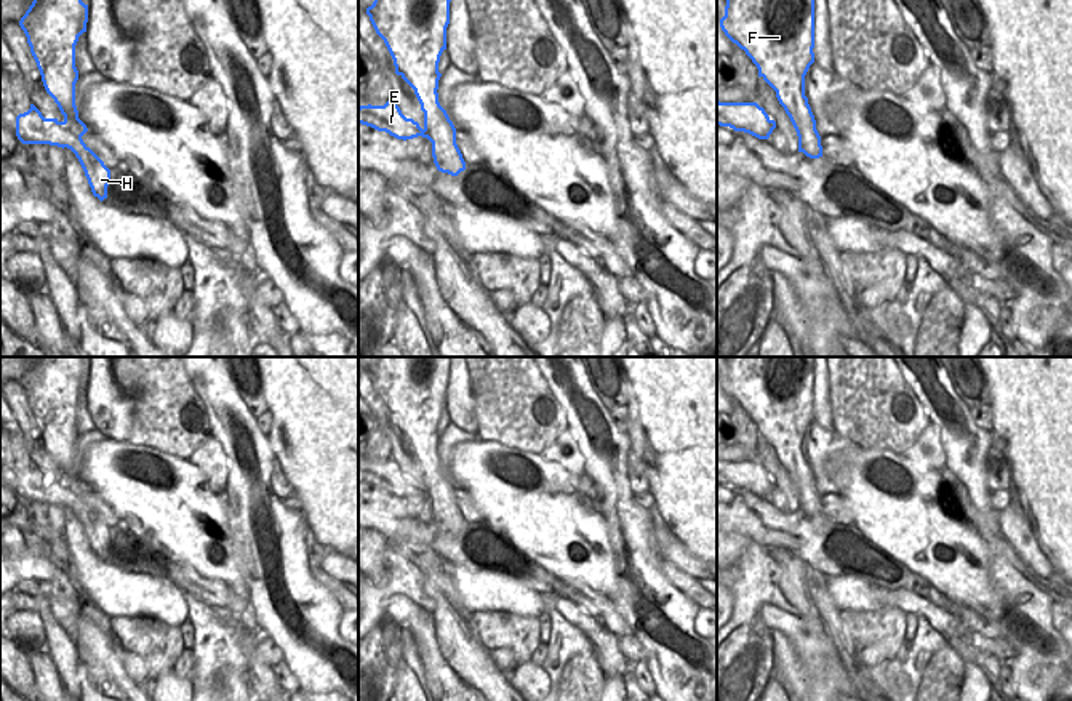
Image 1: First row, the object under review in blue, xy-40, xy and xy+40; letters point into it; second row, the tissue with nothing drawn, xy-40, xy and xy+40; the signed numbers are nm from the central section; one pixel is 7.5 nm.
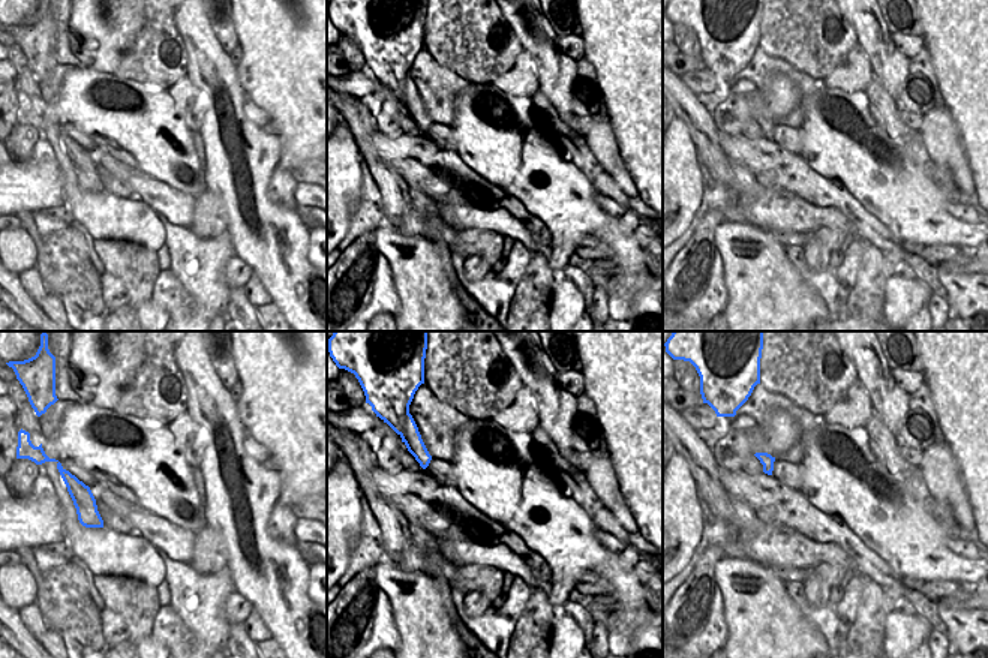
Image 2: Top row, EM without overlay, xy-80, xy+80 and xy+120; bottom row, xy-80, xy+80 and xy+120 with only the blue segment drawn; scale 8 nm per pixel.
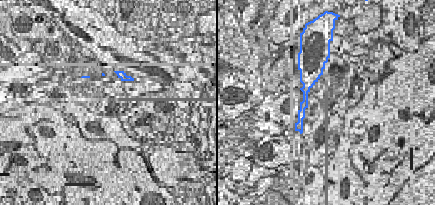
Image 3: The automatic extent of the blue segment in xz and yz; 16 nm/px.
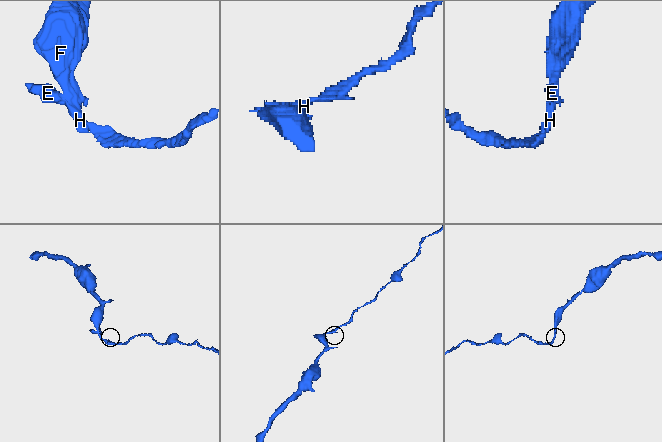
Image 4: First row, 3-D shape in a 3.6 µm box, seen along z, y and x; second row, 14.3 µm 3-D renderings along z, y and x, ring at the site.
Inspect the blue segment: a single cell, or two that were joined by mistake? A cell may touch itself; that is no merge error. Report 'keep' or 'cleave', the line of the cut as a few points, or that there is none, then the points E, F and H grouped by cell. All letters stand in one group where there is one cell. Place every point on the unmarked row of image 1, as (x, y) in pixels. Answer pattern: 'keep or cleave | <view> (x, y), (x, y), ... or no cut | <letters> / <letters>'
cleave | xy+40 (804, 452), (794, 466), (784, 466) | E H / F

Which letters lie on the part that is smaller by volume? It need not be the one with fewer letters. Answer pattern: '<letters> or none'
E, H

